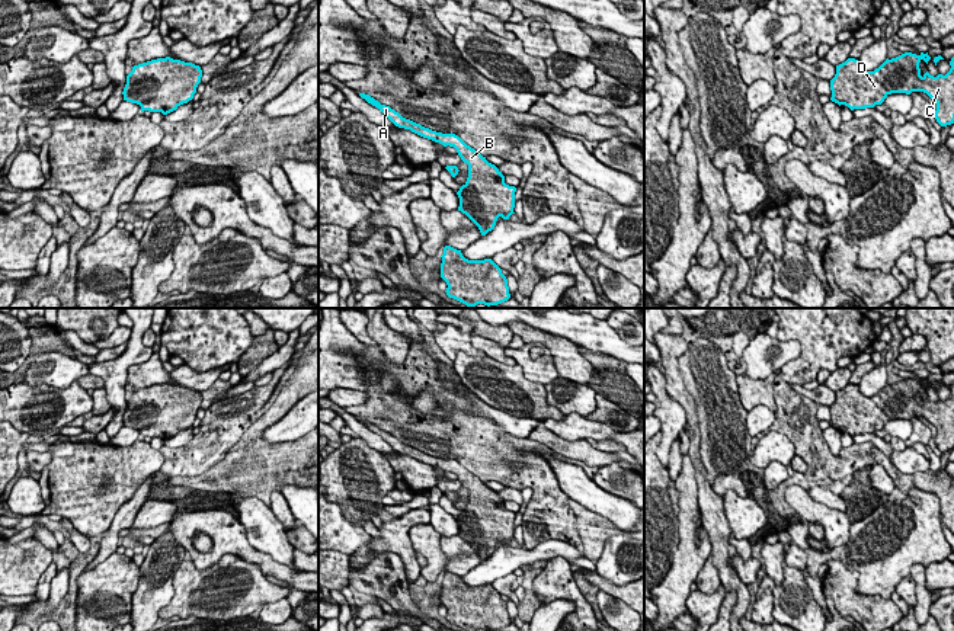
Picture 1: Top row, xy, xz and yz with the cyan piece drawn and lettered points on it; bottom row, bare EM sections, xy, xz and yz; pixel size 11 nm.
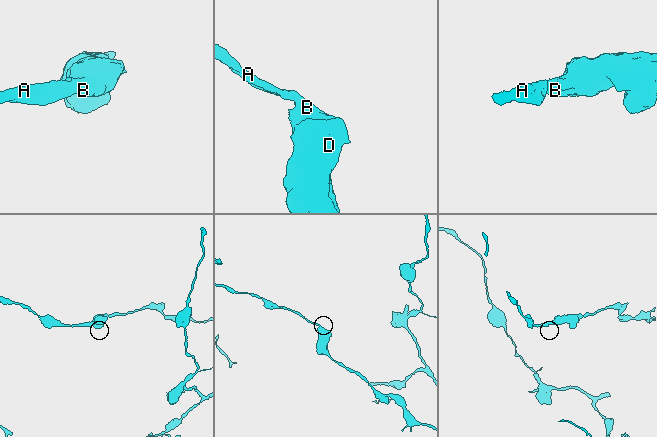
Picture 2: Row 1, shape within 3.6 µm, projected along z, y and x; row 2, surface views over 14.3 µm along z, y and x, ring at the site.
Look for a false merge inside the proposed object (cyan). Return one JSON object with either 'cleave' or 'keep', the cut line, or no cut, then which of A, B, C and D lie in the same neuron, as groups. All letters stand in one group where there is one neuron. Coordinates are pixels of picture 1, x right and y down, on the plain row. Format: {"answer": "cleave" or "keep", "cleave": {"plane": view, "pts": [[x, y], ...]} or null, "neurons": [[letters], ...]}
{"answer": "keep", "cleave": null, "neurons": [["A", "B", "C", "D"]]}

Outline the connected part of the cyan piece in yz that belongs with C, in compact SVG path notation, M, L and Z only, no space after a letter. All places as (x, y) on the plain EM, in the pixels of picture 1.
M905 378L886 385L874 397L861 394L859 387L848 384L836 391L836 400L830 406L830 426L854 435L874 433L881 430L891 419L923 417L937 429L935 445L941 452L954 449L954 382L950 397L937 403L928 397L922 401L919 388L931 385L923 378L919 381Z

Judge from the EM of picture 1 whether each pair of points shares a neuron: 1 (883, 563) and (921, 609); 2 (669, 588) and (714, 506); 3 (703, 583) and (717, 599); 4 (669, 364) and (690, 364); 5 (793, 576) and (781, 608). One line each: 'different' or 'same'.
1: different
2: different
3: different
4: different
5: same

